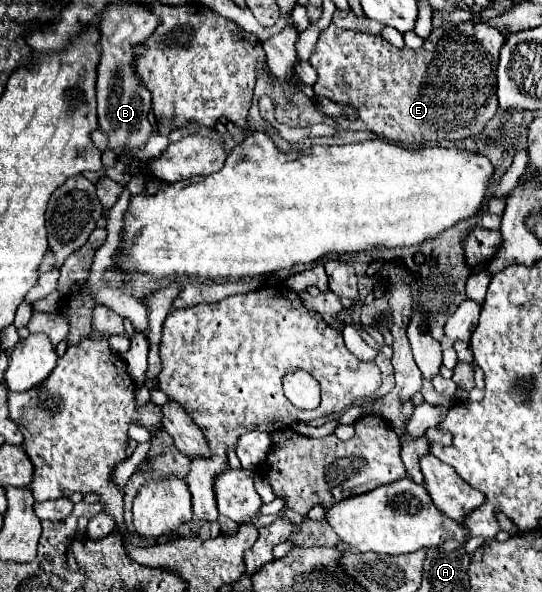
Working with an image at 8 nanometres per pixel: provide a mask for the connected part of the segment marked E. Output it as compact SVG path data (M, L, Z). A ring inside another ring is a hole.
M465 21L465 23L459 23L459 25L453 25L453 23L447 23L447 25L443 25L443 27L439 27L439 29L433 29L431 31L431 35L429 35L429 39L425 39L425 47L421 47L421 49L409 49L409 47L405 47L405 49L397 49L397 47L393 47L393 45L389 45L389 41L385 41L383 37L379 37L379 35L369 35L369 33L361 33L361 31L351 31L351 29L339 29L339 27L335 27L335 25L329 25L321 35L319 35L319 41L317 41L317 45L315 45L315 51L311 53L311 57L309 57L309 63L315 67L315 71L317 71L317 75L319 75L319 79L317 79L317 83L313 85L313 89L315 89L315 97L313 97L313 101L317 99L317 97L329 97L329 99L335 99L337 103L347 103L347 105L353 105L353 107L357 107L357 111L359 111L359 119L357 121L347 121L347 119L337 119L337 123L339 123L339 127L343 127L343 129L355 129L355 131L373 131L375 135L379 135L379 137L385 137L387 141L395 141L395 143L413 143L413 145L439 145L439 143L449 143L449 141L459 141L459 139L467 139L467 137L471 137L471 135L479 135L481 131L483 131L483 127L485 127L485 123L495 115L495 111L497 111L497 63L499 63L499 49L501 49L501 45L505 43L505 37L495 29L495 27L487 27L487 25L483 25L483 23L471 23L471 21Z

